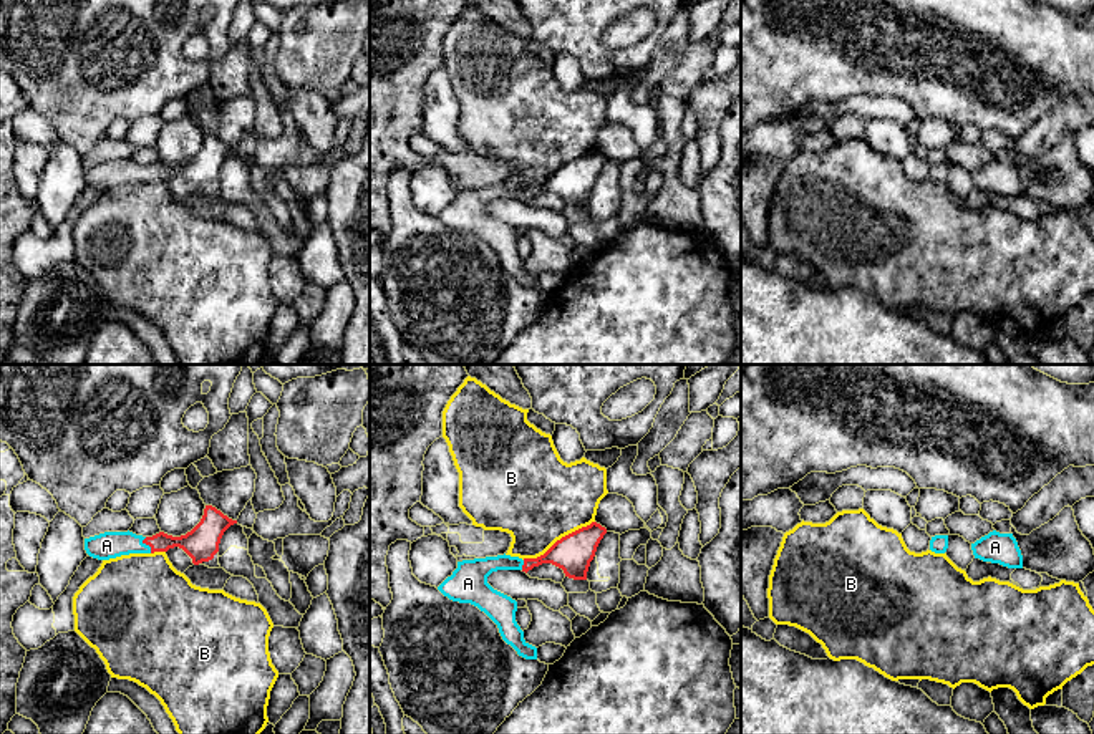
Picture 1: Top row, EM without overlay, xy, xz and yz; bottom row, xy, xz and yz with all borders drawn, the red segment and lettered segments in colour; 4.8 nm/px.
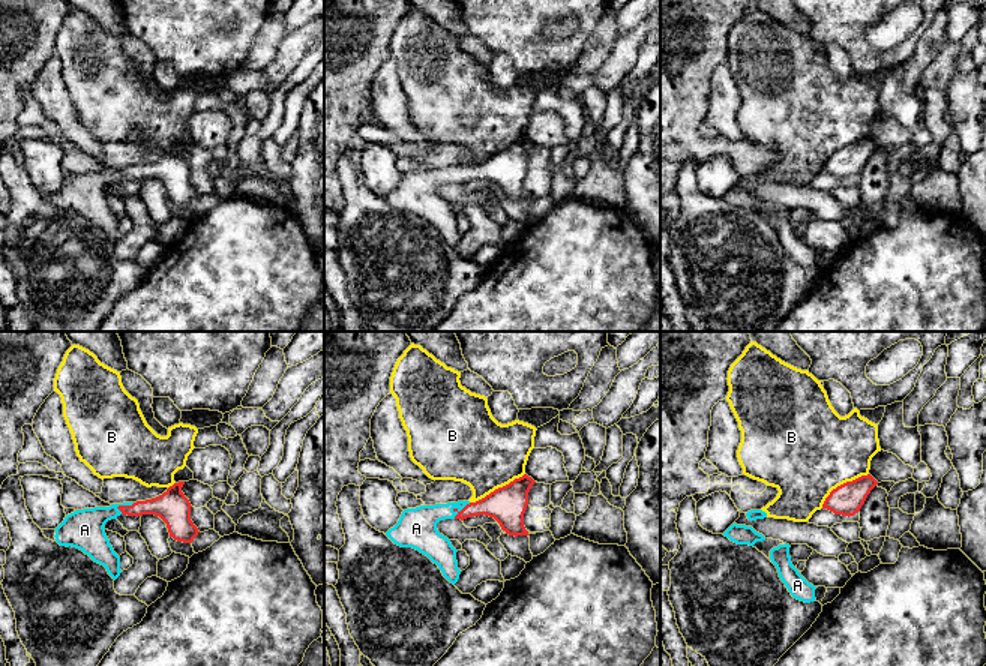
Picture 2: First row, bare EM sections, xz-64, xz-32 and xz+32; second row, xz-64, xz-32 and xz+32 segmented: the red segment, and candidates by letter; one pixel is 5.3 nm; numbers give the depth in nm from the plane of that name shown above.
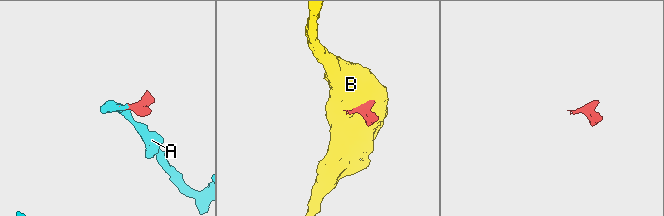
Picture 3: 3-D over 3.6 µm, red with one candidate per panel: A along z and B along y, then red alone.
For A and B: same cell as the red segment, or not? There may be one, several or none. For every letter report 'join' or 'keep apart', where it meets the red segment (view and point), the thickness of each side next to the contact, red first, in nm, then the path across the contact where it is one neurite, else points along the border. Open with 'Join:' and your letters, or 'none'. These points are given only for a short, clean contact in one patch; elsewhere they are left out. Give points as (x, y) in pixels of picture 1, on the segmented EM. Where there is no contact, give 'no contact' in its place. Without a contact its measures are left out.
Join: A
A: join; contact xy (148, 544); calibres 160 and 130 nm; way xy (199, 544), (148, 544), (106, 545)
B: keep apart; contact xz (557, 540); calibres 190 and 440 nm; border xz (594, 521), (562, 536), (542, 554), (522, 559)

